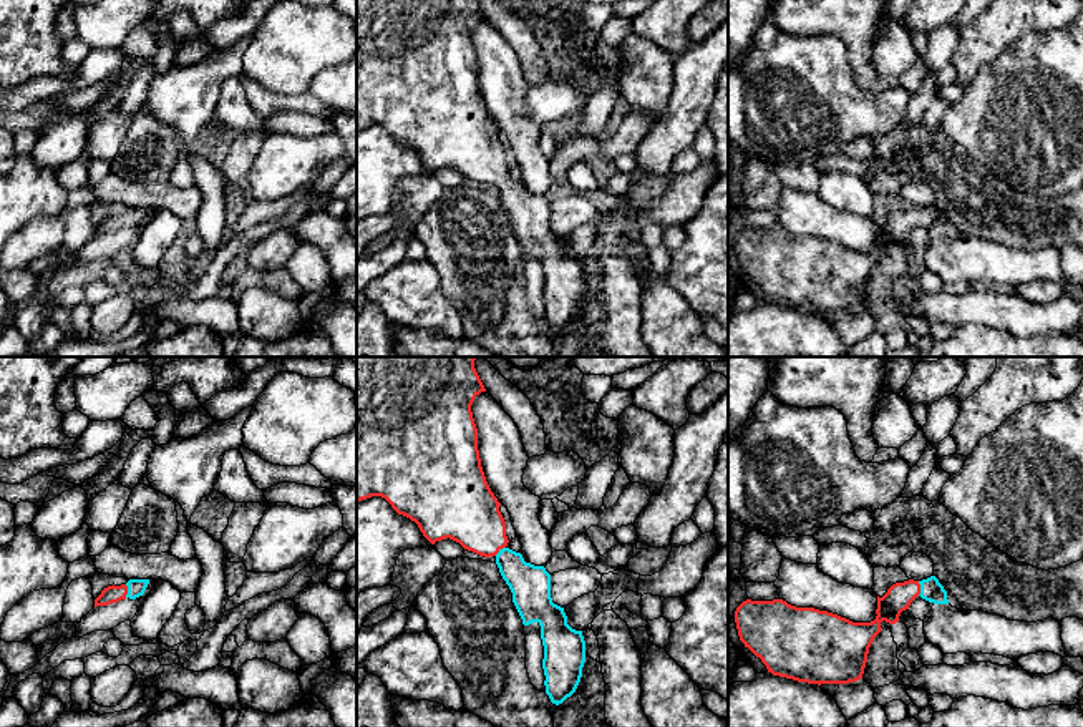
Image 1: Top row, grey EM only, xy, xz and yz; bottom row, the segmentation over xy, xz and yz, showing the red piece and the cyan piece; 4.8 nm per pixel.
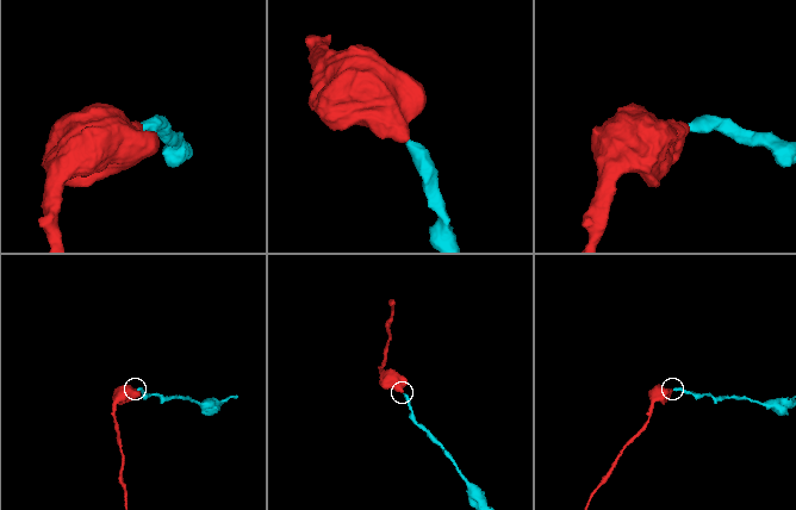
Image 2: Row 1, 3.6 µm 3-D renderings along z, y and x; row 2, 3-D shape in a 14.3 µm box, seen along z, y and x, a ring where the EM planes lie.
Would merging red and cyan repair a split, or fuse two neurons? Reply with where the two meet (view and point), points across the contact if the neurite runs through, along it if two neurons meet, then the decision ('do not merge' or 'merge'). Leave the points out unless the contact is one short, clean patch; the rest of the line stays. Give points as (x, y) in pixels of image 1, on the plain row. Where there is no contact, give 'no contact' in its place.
contact yz (919, 216); way yz (899, 224), (919, 216), (931, 218); merge

